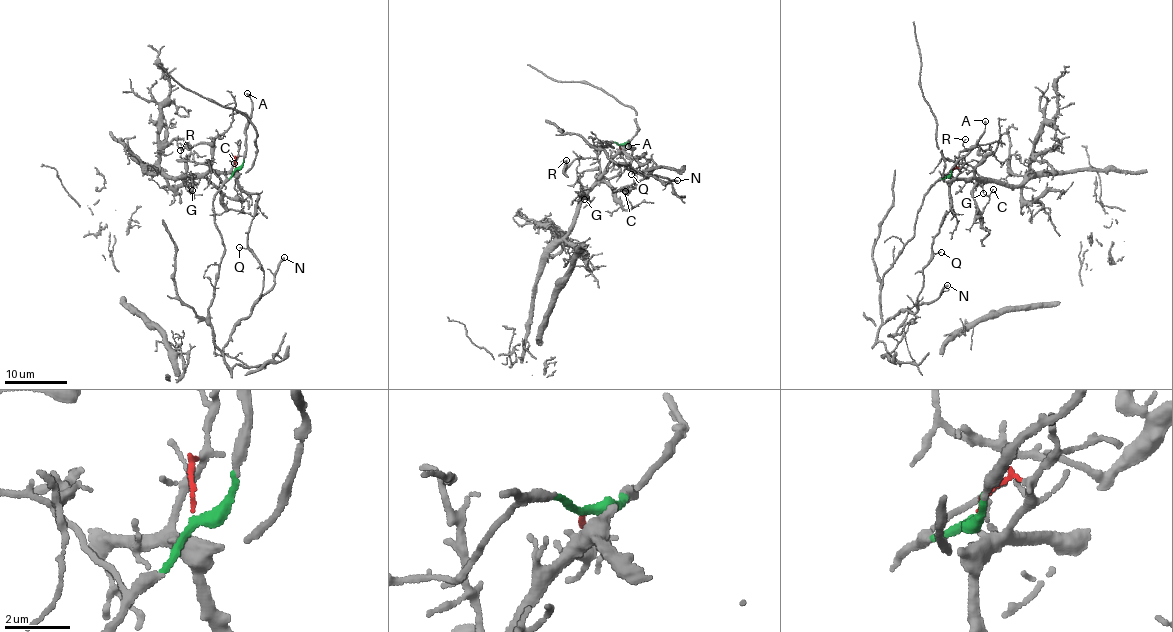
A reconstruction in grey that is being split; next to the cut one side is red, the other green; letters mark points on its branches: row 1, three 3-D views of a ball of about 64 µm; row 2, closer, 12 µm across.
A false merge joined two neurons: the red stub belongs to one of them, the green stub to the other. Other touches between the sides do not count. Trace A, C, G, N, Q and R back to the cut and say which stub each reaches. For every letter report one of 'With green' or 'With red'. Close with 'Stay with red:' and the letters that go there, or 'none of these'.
A: With green
C: With red
G: With red
N: With green
Q: With green
R: With green
Stay with red: C, G

